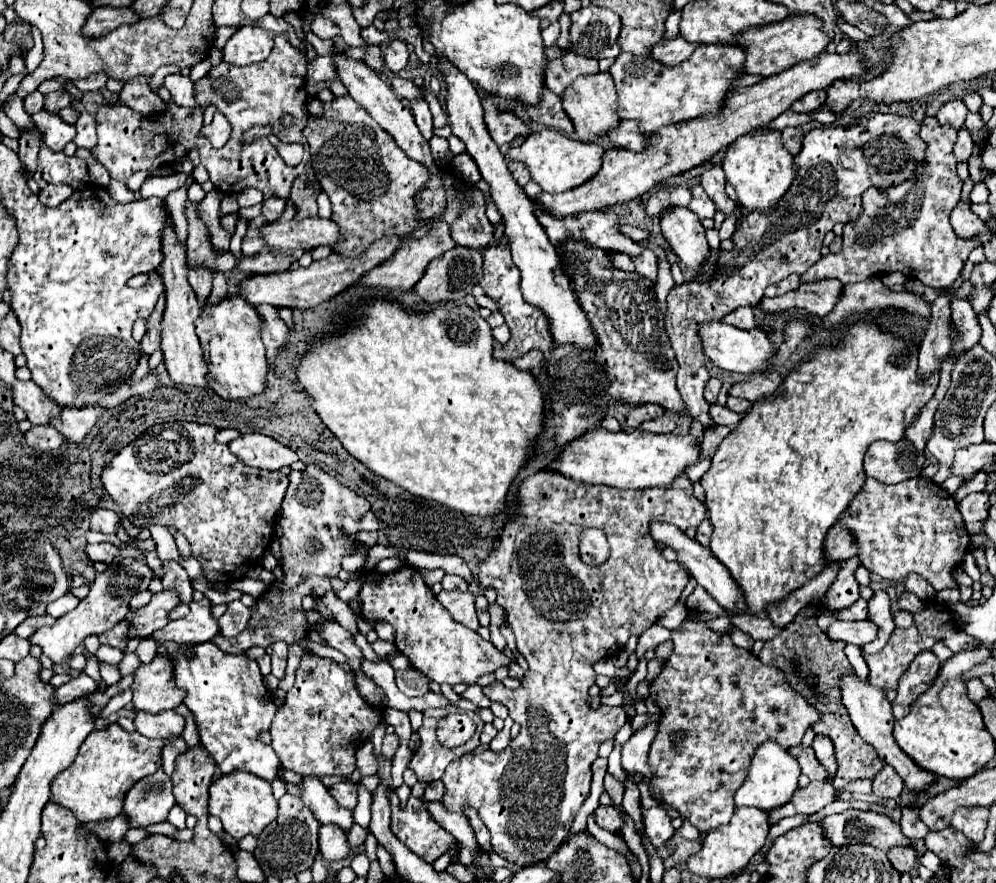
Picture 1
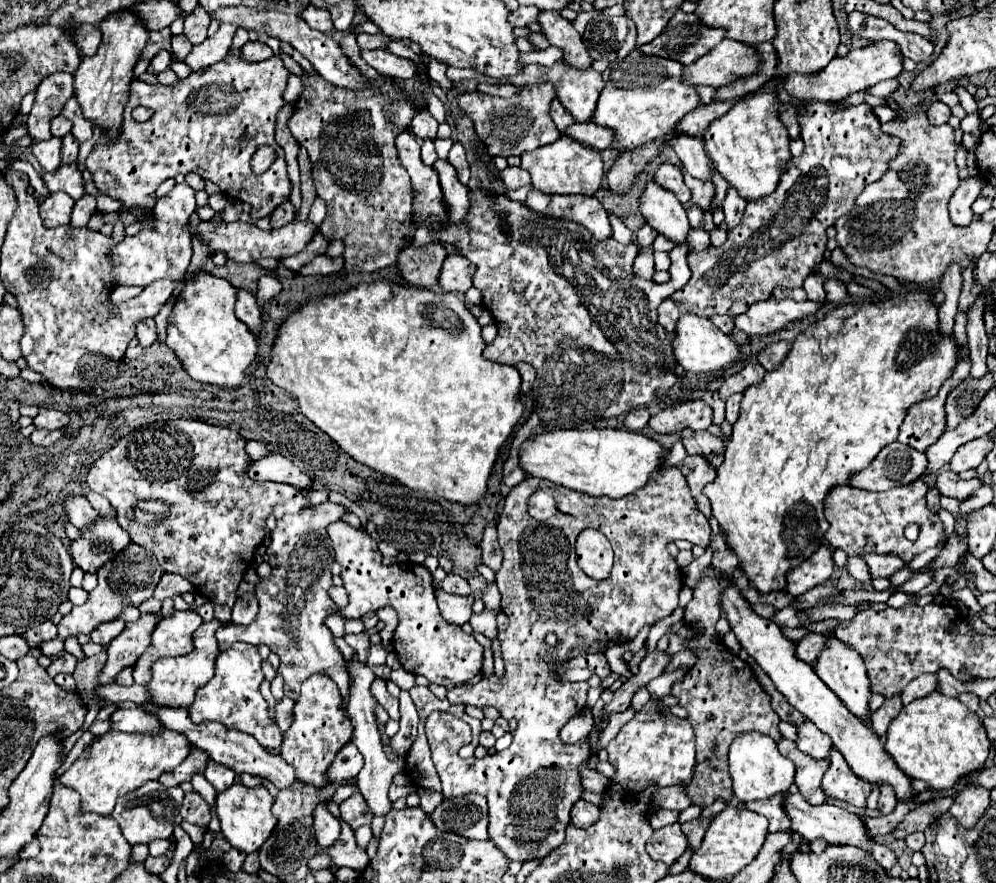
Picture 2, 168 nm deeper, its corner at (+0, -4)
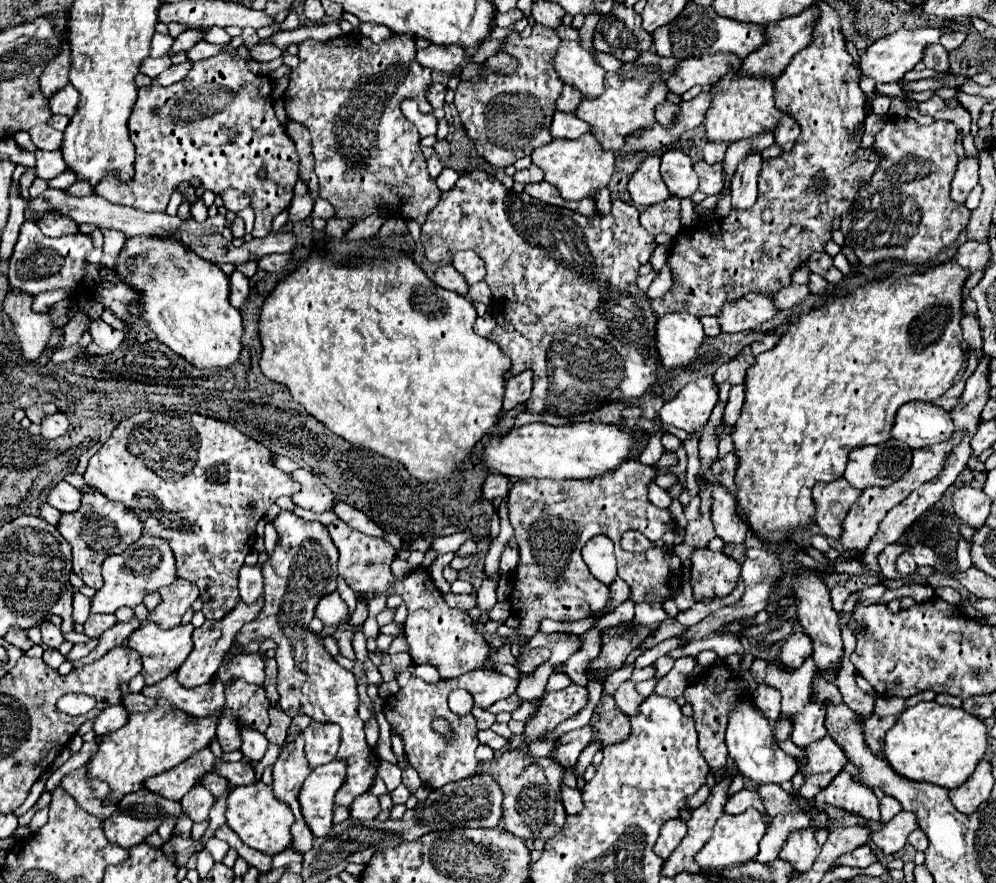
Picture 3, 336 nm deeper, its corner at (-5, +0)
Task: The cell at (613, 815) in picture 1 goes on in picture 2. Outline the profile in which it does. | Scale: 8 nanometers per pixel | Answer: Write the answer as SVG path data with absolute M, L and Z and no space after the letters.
M579 800L575 806L573 806L573 812L571 812L571 820L575 826L579 828L589 828L597 822L597 816L599 816L599 806L591 804L591 802L585 802L585 800Z

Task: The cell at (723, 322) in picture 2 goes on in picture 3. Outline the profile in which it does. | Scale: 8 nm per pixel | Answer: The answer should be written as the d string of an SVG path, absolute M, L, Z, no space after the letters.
M704 316L699 318L707 337L714 337L720 334L720 326L716 316Z

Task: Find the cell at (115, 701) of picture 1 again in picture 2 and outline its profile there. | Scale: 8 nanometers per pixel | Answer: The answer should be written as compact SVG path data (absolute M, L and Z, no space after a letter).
M183 610L175 612L171 618L163 618L153 632L151 646L145 650L145 654L141 654L135 664L135 684L149 682L149 670L155 660L163 656L189 654L193 650L193 632L201 626L201 622L203 618L195 610Z

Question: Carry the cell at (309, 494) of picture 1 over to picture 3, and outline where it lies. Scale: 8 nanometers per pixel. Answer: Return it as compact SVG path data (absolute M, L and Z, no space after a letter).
M282 510L274 528L278 532L278 542L262 564L264 574L264 608L250 624L244 624L236 636L236 644L246 646L258 636L266 636L276 642L276 662L278 662L278 694L280 706L288 716L308 714L316 722L330 722L342 728L338 760L346 760L346 780L336 792L336 806L350 810L354 798L370 790L378 770L378 756L366 744L364 722L358 718L358 692L356 678L352 672L344 670L334 662L330 652L318 640L318 634L306 630L310 618L314 618L314 608L322 594L336 590L338 586L338 550L328 534L328 528L320 522L304 522L290 510Z

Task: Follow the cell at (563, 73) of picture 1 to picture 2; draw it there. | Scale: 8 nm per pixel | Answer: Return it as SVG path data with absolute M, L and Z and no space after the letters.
M541 12L539 24L551 46L563 50L561 62L577 70L591 68L591 58L581 42L581 34L573 28L573 22L563 18L559 12Z

